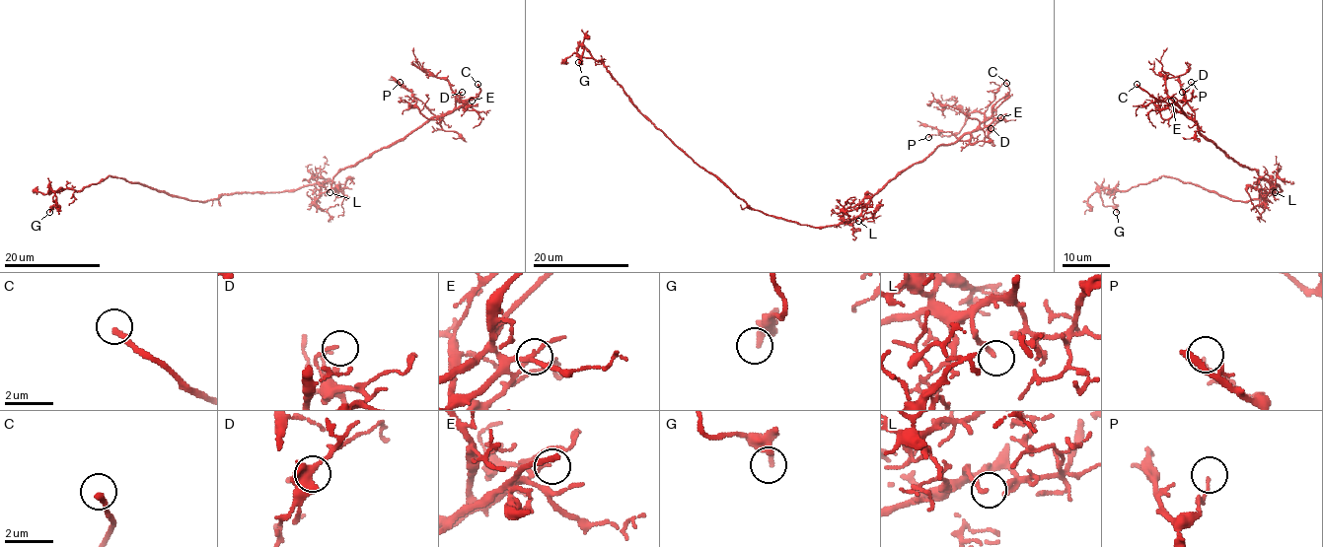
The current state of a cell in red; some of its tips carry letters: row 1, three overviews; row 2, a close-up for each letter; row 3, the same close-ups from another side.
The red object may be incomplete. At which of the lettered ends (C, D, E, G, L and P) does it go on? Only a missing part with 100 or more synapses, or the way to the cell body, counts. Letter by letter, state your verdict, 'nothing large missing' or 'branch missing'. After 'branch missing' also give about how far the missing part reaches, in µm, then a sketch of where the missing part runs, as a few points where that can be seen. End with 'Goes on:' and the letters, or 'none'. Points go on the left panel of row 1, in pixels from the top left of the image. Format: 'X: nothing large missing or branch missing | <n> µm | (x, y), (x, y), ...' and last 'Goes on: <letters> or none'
C: branch missing | 20 µm
D: nothing large missing
E: nothing large missing
G: nothing large missing
L: nothing large missing
P: nothing large missing
Goes on: C

